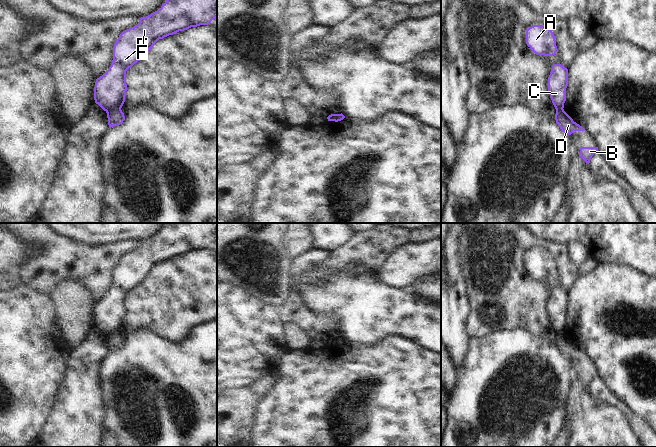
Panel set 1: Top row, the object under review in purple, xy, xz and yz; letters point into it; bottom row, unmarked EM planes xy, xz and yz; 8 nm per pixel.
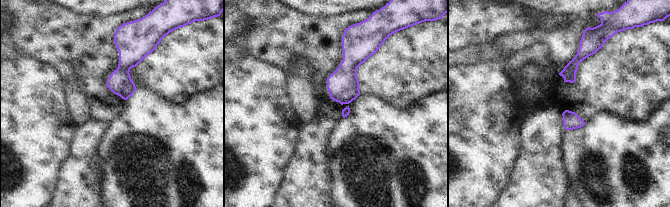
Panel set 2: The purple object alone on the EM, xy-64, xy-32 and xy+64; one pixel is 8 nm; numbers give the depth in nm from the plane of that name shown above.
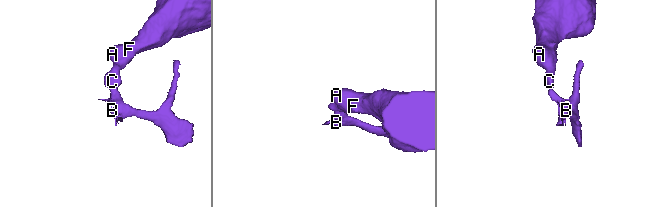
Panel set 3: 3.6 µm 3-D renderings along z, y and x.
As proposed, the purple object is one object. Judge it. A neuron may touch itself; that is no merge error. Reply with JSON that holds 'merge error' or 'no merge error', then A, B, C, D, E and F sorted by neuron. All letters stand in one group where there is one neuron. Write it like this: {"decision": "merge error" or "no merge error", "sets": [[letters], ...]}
{"decision": "merge error", "sets": [["A", "C", "E", "F"], ["B", "D"]]}

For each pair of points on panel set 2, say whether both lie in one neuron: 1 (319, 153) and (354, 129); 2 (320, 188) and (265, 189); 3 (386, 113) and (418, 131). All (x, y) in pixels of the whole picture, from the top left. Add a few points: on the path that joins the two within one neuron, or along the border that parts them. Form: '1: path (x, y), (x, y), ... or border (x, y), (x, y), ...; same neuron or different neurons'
1: border (338, 124), (330, 138), (328, 150), (331, 169); different neurons
2: border (288, 167), (285, 173), (285, 181), (276, 196); different neurons
3: path (394, 121), (404, 131), (410, 131); same neuron

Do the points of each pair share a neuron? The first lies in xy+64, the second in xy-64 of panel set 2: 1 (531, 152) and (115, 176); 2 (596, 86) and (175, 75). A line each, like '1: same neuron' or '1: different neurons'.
1: different neurons
2: same neuron

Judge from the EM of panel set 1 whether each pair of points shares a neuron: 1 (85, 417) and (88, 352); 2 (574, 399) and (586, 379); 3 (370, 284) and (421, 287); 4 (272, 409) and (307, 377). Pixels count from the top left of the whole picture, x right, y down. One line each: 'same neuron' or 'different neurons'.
1: same neuron
2: different neurons
3: different neurons
4: same neuron

